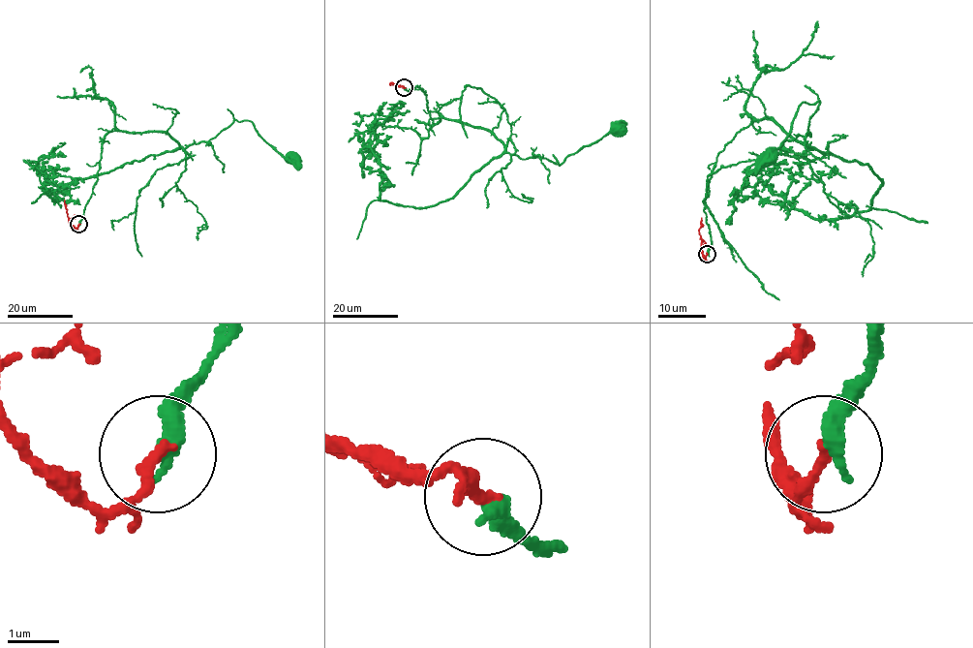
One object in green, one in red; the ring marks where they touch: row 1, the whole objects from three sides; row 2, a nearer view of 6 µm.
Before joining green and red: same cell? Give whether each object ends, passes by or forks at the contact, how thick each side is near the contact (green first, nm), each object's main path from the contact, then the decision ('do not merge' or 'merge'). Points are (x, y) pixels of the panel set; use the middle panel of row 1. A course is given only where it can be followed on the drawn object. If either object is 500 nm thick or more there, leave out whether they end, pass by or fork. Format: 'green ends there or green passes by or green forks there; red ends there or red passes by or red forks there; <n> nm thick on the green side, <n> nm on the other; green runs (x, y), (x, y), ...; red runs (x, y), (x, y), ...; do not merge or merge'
green ends there; red ends there; 360 nm thick on the green side, 240 nm on the other; green runs (404, 88), (424, 91), (430, 116), (488, 129), (506, 152), (524, 159), (560, 165), (617, 129); red runs (404, 87), (390, 84); merge

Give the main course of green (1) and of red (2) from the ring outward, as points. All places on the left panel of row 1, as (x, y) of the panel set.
1: (78, 225), (108, 132), (166, 132), (185, 148), (209, 141), (234, 120), (250, 120), (264, 139), (291, 159)
2: (78, 225), (75, 228), (69, 221), (65, 200)

